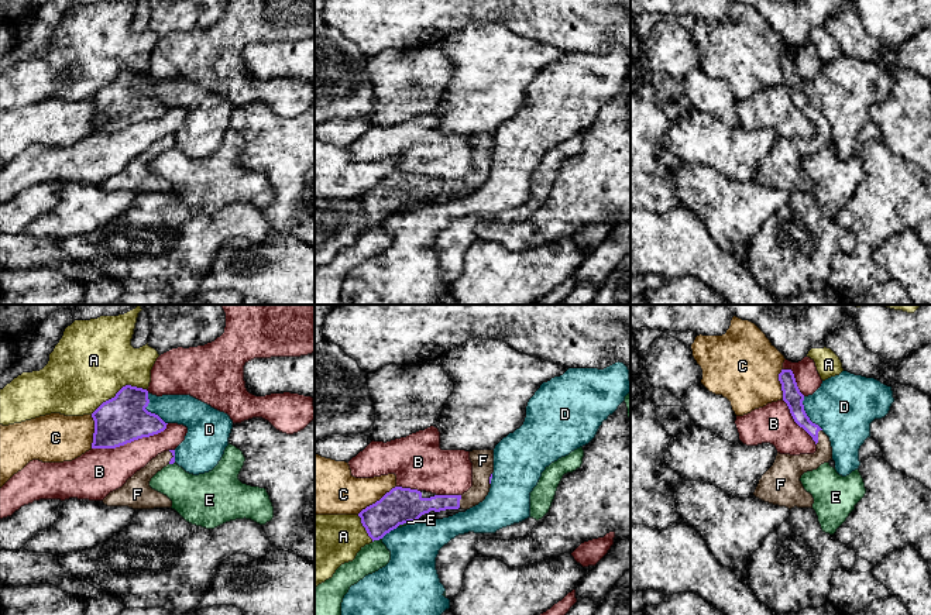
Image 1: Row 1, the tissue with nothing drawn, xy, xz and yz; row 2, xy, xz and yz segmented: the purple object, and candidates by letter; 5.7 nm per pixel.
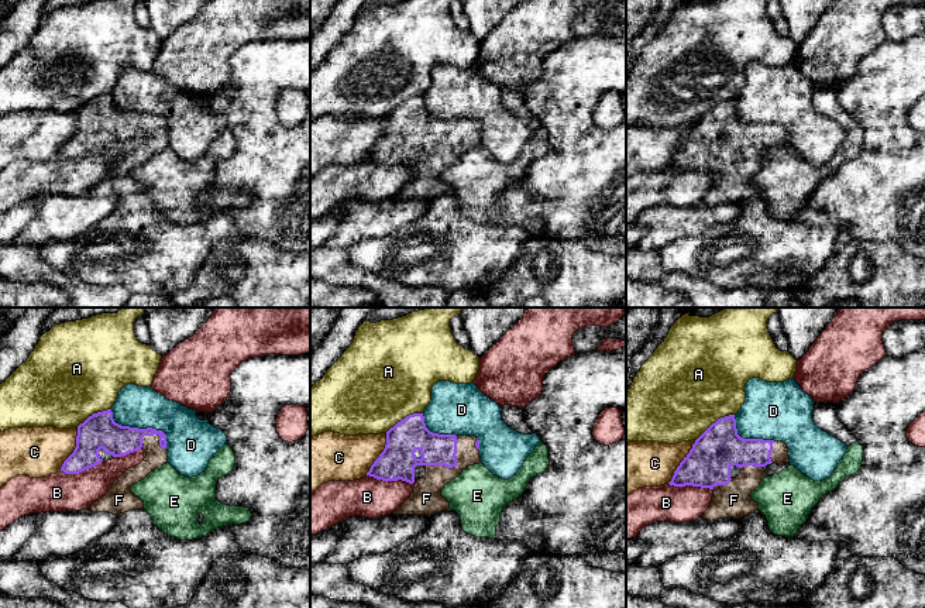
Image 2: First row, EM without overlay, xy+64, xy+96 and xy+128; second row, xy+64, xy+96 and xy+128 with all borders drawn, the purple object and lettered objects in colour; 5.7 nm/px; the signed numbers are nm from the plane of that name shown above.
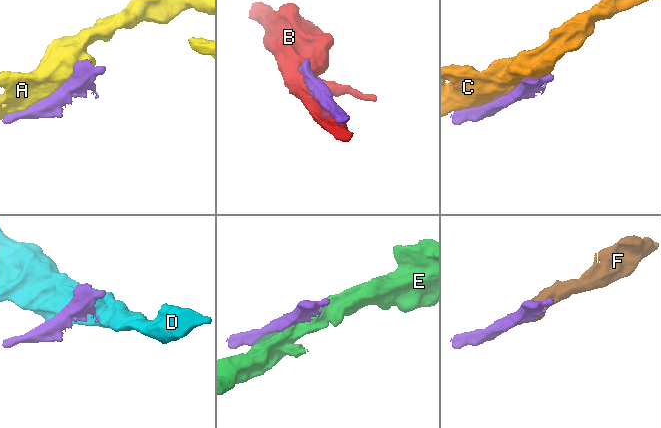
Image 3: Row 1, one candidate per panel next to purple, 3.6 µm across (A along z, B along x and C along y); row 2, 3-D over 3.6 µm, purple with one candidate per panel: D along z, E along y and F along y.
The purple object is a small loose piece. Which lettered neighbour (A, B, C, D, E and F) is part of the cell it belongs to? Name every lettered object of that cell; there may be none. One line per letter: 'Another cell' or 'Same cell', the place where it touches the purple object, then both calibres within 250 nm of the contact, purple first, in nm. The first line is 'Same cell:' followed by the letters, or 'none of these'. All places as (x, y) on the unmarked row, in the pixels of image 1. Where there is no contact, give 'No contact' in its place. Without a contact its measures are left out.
Same cell: F
A: Another cell. Touches purple at xy (117, 76). Thickness 280 nm (purple) against 440 nm
B: Another cell. Touches purple at xy (130, 126). Thickness 280 nm (purple) against 280 nm
C: Another cell. Touches purple at xz (377, 185). Thickness 200 nm (purple) against 280 nm
D: Another cell. Touches purple at xy (147, 95). Thickness 280 nm (purple) against 180 nm
E: Another cell. Touches purple at xz (377, 223). Thickness 200 nm (purple) against 160 nm
F: Same cell. Touches purple at yz (817, 120). Thickness 100 nm (purple) against 160 nm

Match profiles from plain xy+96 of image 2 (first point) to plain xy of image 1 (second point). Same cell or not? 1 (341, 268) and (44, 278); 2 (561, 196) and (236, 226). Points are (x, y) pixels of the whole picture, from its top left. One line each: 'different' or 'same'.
1: different
2: different

